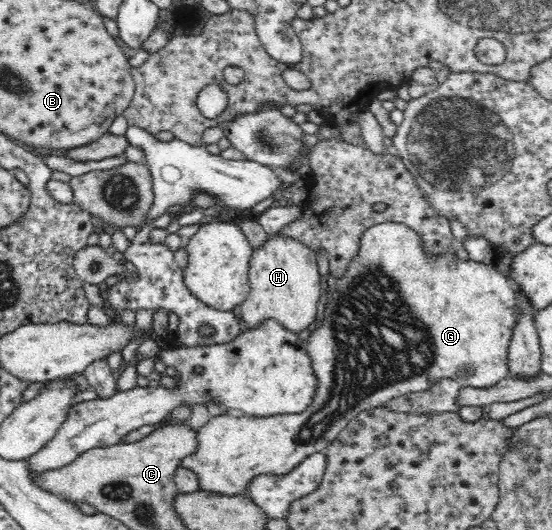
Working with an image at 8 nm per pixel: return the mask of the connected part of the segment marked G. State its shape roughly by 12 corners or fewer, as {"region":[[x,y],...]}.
{"region":[[361,237],[301,414],[211,417],[181,466],[249,496],[361,411],[508,378],[520,315],[492,265]]}

